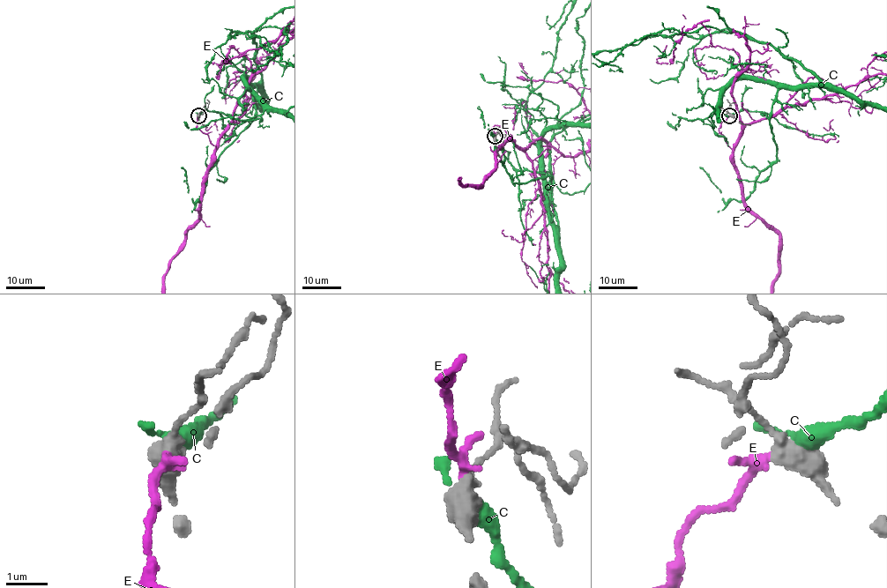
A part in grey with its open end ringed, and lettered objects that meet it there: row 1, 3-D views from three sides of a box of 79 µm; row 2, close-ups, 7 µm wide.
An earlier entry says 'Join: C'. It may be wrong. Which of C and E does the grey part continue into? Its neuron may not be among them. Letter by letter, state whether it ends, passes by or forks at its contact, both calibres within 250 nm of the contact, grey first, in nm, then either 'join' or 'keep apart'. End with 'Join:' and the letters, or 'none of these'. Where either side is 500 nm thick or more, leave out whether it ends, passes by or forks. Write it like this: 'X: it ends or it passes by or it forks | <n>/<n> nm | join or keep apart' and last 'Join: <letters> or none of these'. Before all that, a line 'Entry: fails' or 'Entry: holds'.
Entry: fails
C: it passes by | 480/320 nm | keep apart
E: it ends | 400/260 nm | join
Join: E

